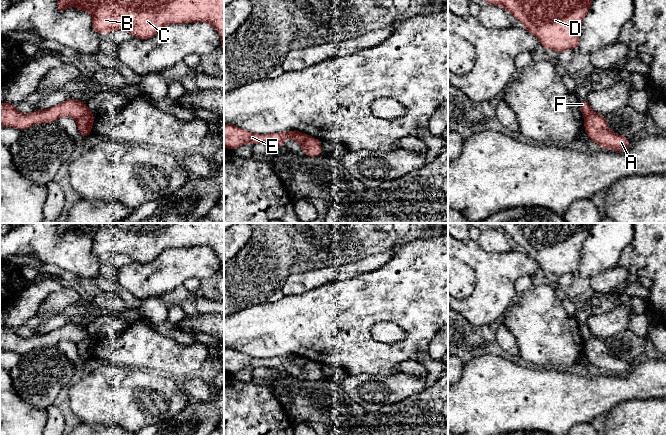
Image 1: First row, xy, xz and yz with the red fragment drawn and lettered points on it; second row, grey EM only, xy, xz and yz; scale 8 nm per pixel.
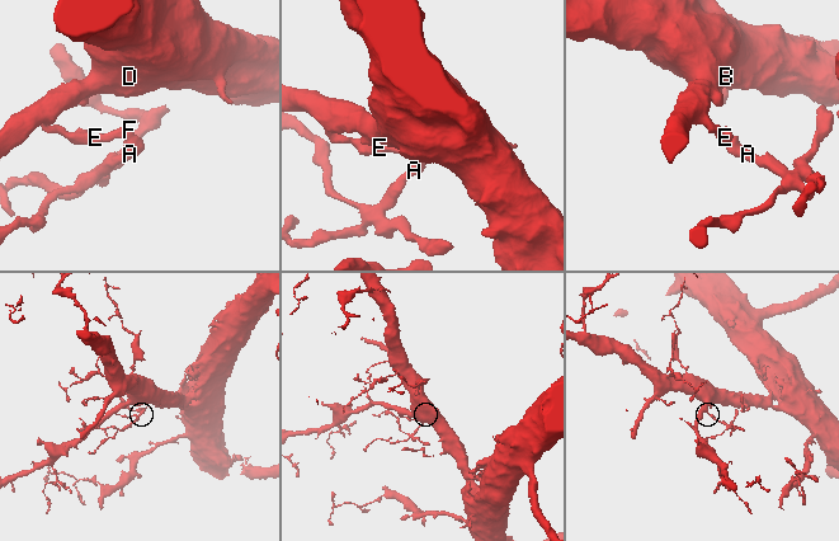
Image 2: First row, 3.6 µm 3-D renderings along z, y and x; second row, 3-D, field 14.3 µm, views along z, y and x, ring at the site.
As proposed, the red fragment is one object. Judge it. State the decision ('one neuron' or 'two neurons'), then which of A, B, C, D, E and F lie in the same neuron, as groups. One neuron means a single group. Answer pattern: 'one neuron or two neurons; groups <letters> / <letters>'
two neurons; groups A / B C D E F

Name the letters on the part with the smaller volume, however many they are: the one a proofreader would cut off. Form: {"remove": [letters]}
{"remove": ["A"]}

